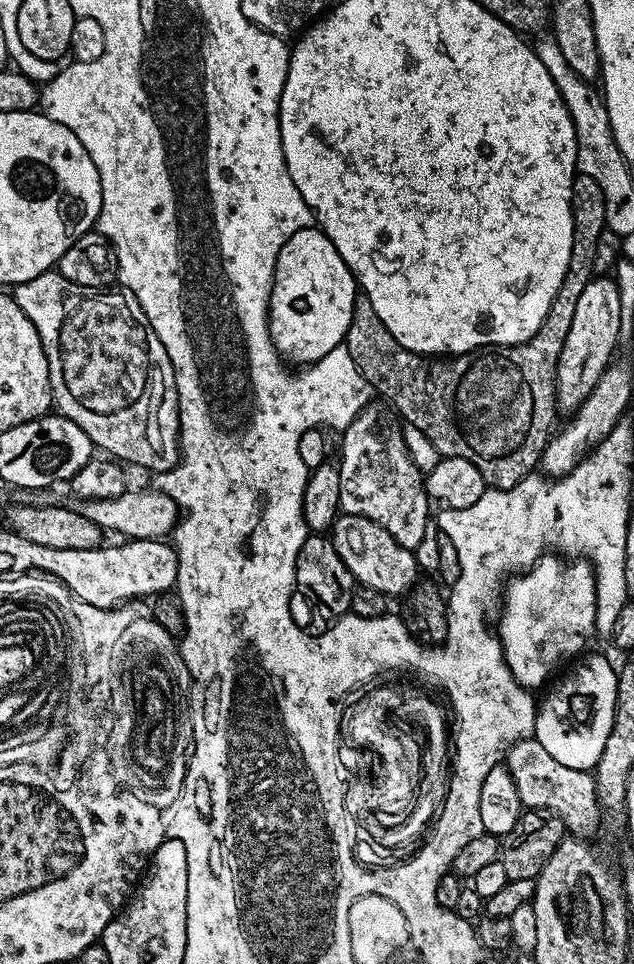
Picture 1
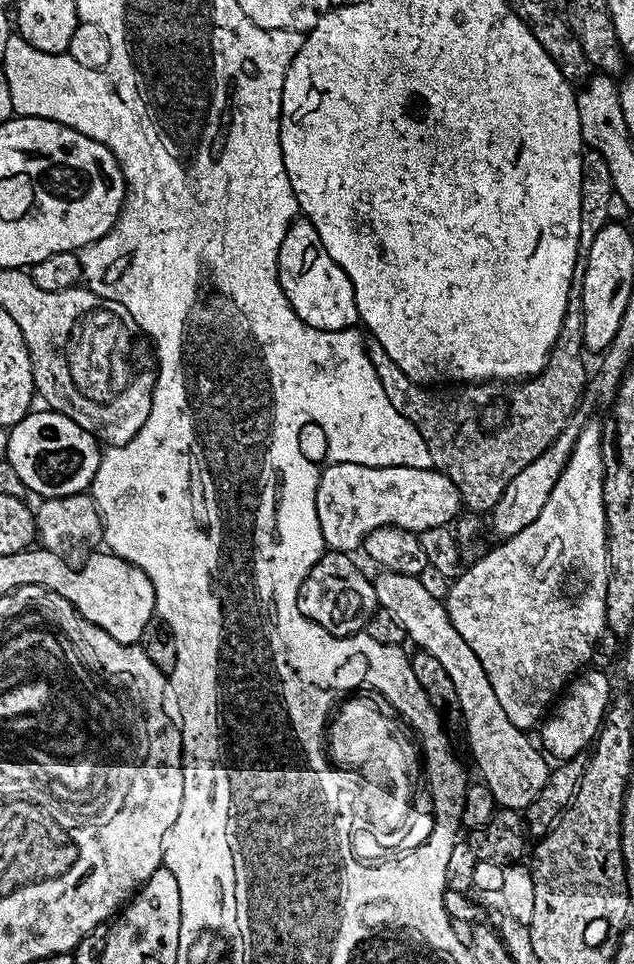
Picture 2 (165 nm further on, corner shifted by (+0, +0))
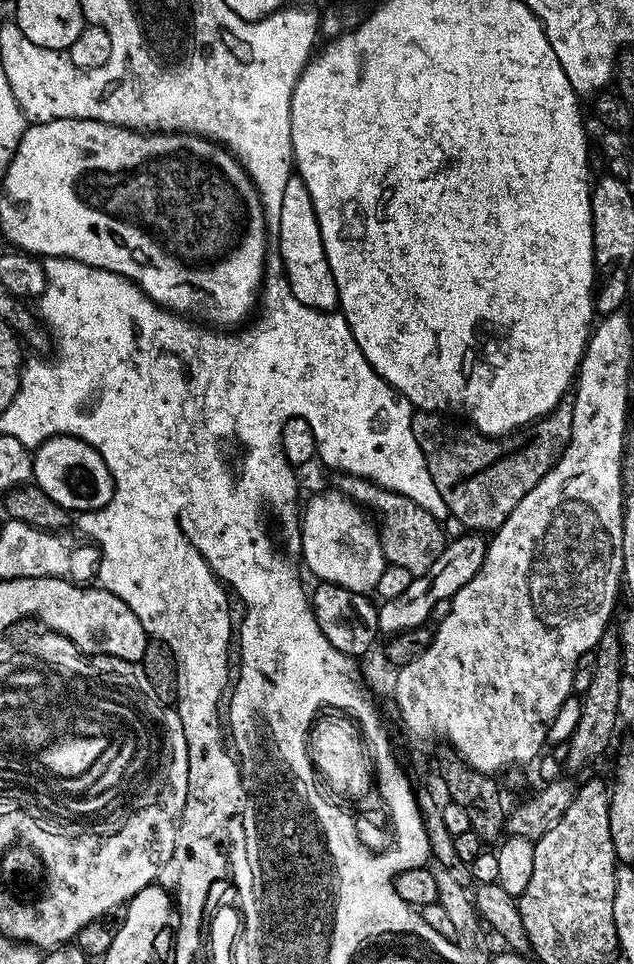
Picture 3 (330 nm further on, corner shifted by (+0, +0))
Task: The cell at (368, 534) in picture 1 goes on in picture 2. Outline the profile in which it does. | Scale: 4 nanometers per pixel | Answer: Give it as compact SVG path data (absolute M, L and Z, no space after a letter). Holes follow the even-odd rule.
M387 570L375 577L376 602L383 611L394 614L394 622L402 626L405 637L416 643L421 652L438 658L438 662L450 674L450 682L454 682L454 691L458 694L459 719L464 719L464 732L468 735L468 748L472 751L472 760L480 771L479 779L488 785L490 794L497 805L504 810L523 810L534 802L538 790L546 786L550 771L549 761L545 753L535 743L528 741L529 733L523 728L514 726L510 718L506 718L506 710L502 710L502 702L498 702L498 694L494 694L494 686L490 686L490 678L486 678L486 670L482 670L482 662L478 656L454 630L454 624L448 617L445 601L429 595L418 576L407 576L401 572Z

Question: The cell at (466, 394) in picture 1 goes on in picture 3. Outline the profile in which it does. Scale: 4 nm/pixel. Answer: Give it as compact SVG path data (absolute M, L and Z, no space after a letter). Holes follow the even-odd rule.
M565 398L553 412L506 436L484 436L475 427L455 422L460 423L438 412L413 411L414 438L418 438L418 446L434 478L434 486L438 486L438 494L446 502L449 517L465 524L465 529L488 534L506 522L512 508L556 465L570 442L574 406L571 399Z

